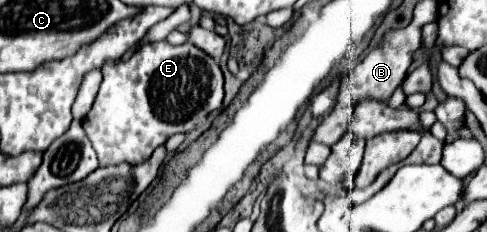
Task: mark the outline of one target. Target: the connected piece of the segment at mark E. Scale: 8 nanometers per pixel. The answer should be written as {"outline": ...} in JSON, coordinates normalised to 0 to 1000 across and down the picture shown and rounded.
{"outline":[[[341,172],[300,190],[255,267],[218,267],[209,319],[214,345],[205,362],[189,474],[168,517],[168,552],[201,664],[205,716],[251,698],[287,707],[304,690],[304,672],[312,672],[312,655],[333,629],[353,578],[390,569],[435,474],[452,466],[460,431],[460,328],[448,267],[386,181],[370,198],[353,198]]]}

